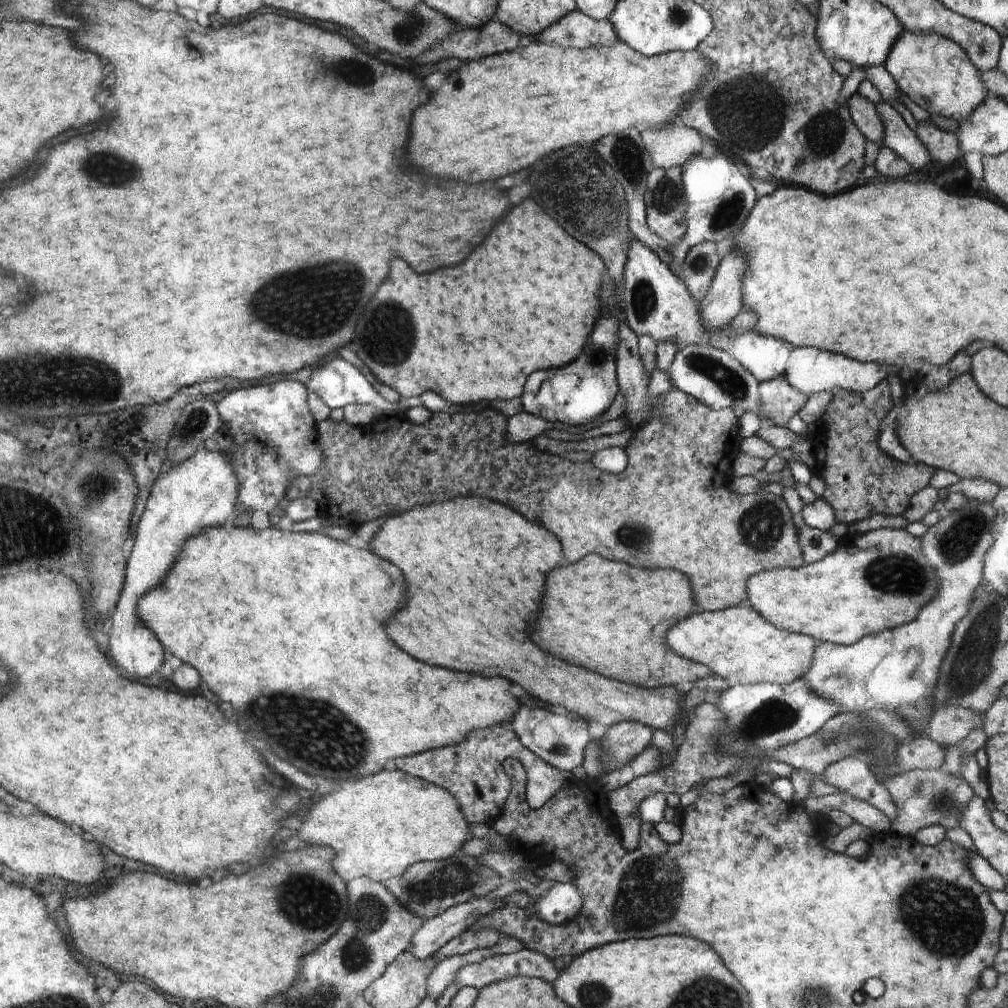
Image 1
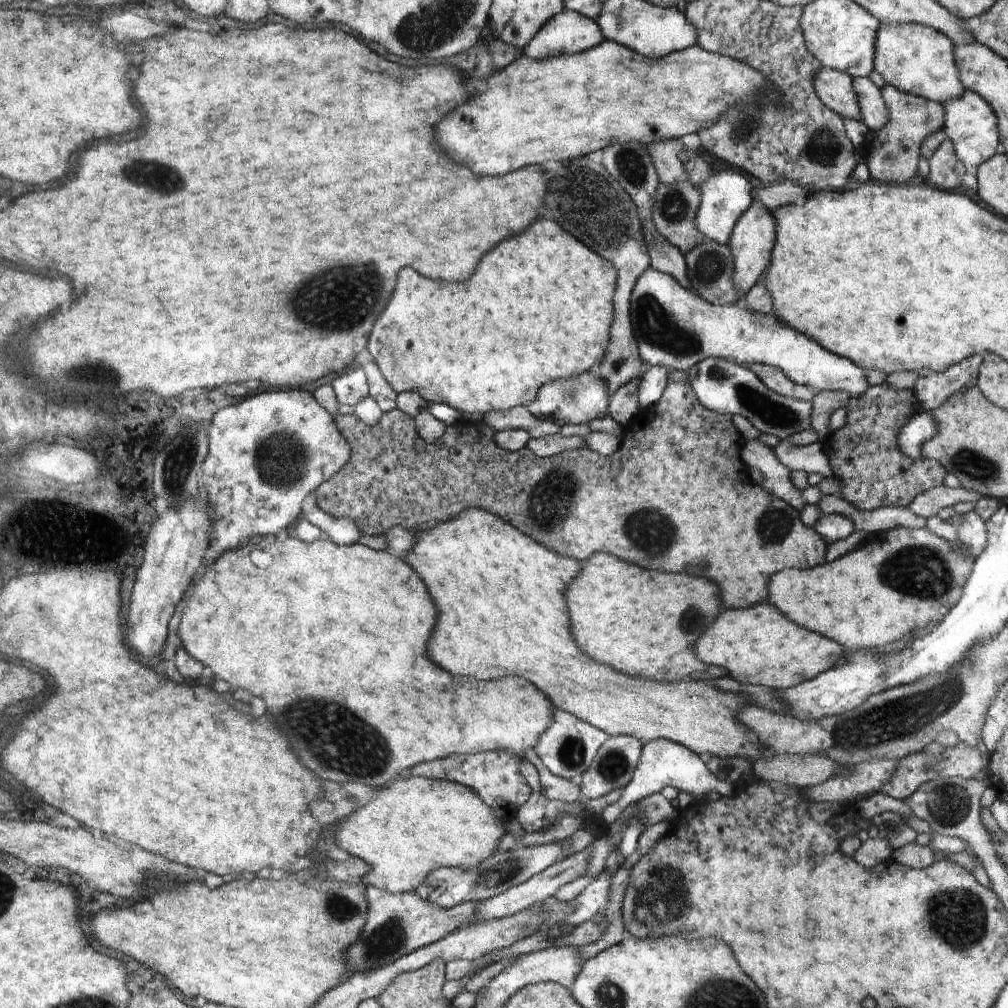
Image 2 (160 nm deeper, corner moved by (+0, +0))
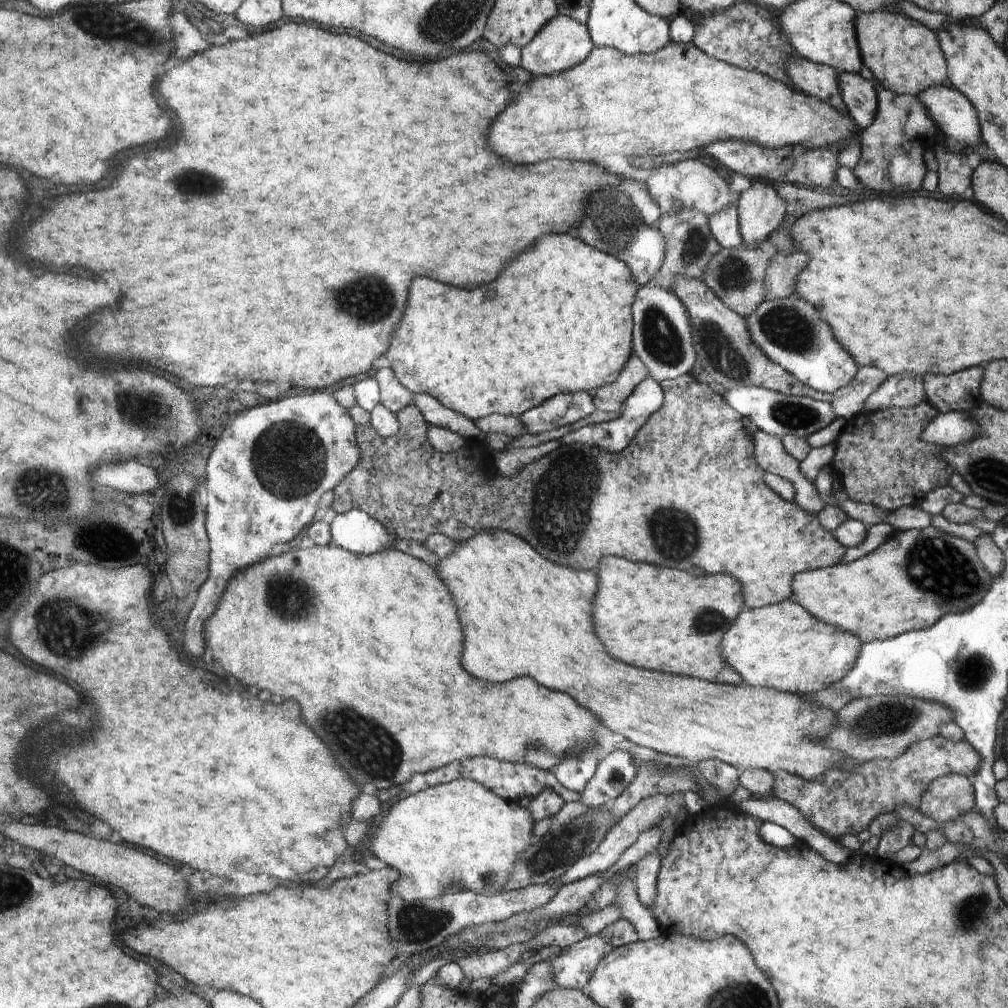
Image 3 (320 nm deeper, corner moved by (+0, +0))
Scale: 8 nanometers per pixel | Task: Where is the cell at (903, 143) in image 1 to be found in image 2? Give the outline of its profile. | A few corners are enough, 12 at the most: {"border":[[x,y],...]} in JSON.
{"border":[[853,77],[861,120],[870,134],[890,122],[884,94],[868,77]]}

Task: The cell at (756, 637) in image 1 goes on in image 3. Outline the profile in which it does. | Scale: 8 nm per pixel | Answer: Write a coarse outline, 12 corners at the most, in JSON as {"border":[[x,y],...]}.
{"border":[[791,598],[742,608],[722,639],[742,684],[803,695],[861,644]]}

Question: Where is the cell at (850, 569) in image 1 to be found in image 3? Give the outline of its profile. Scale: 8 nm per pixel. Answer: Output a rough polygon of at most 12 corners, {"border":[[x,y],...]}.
{"border":[[896,531],[794,576],[793,598],[862,640],[968,611],[993,583],[970,541]]}

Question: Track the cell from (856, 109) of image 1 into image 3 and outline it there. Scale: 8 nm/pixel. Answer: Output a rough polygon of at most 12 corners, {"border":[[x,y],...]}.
{"border":[[794,55],[797,90],[846,111],[835,68]]}

